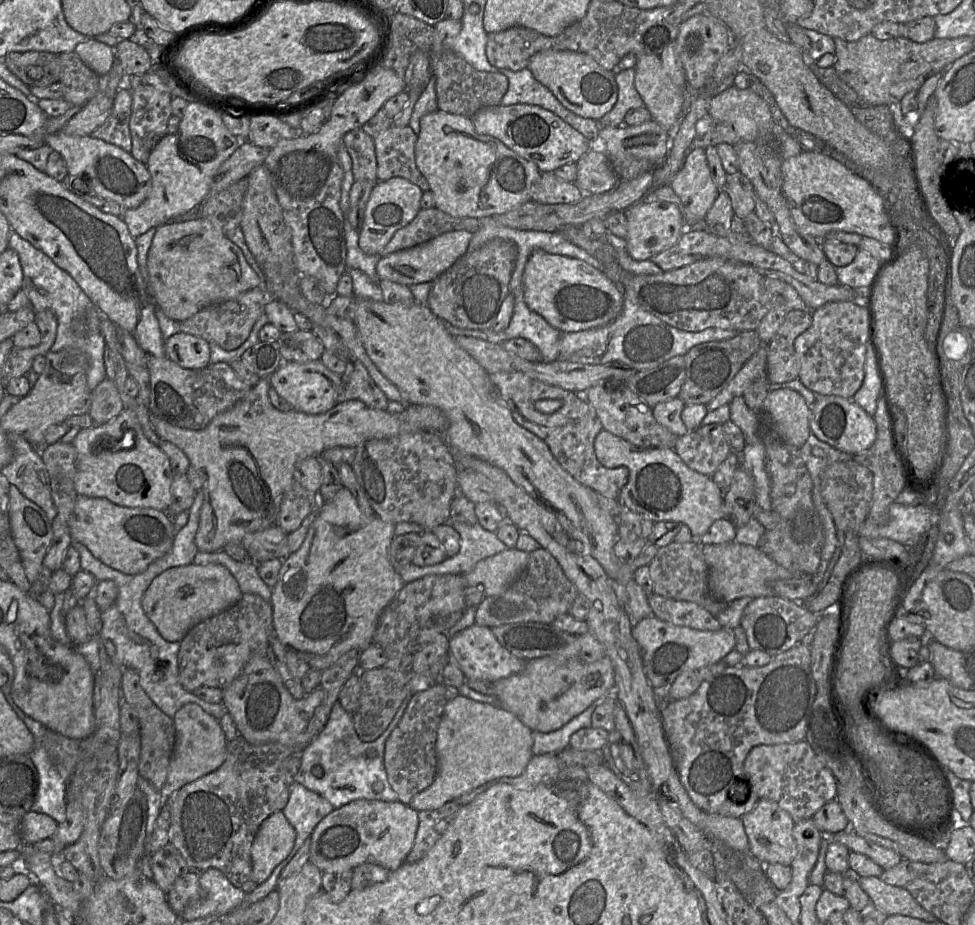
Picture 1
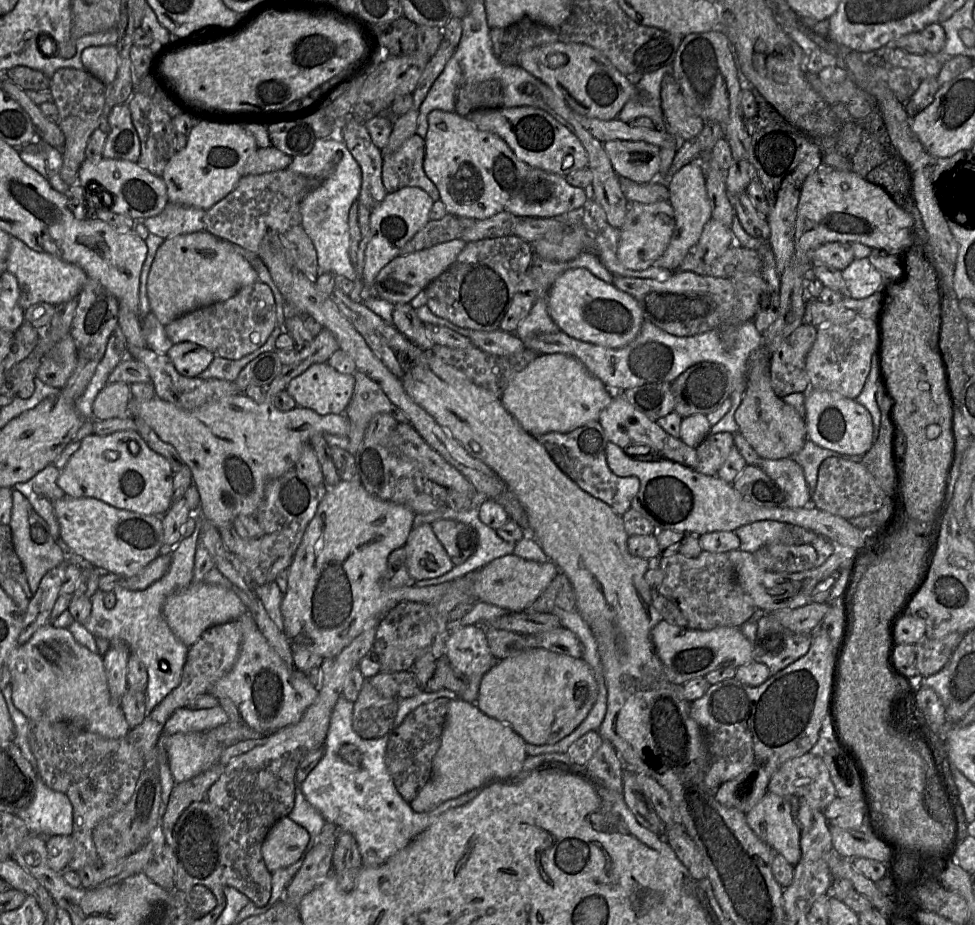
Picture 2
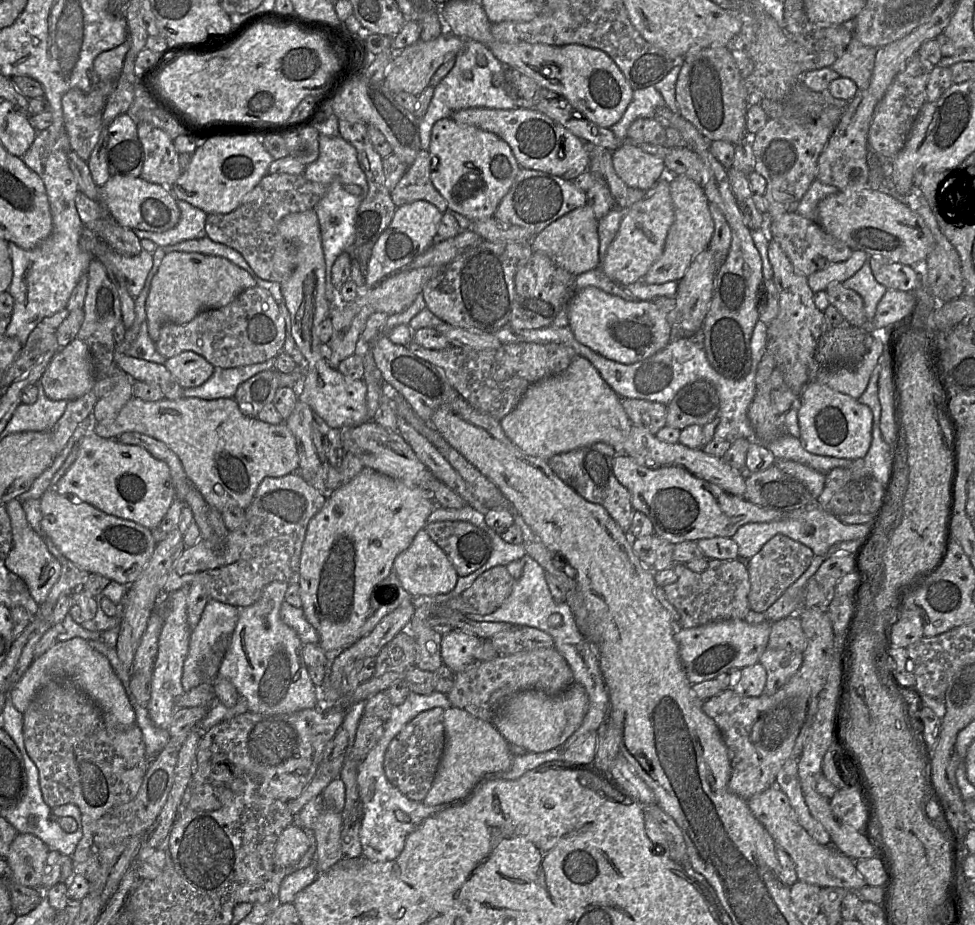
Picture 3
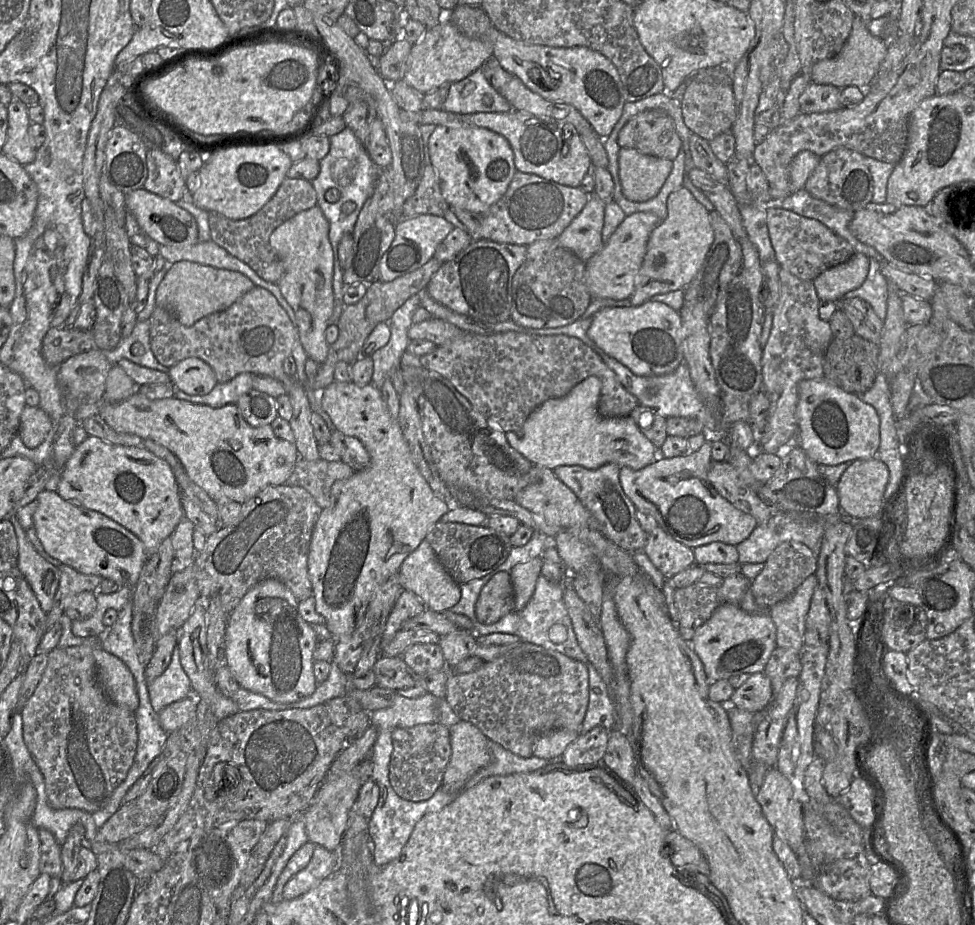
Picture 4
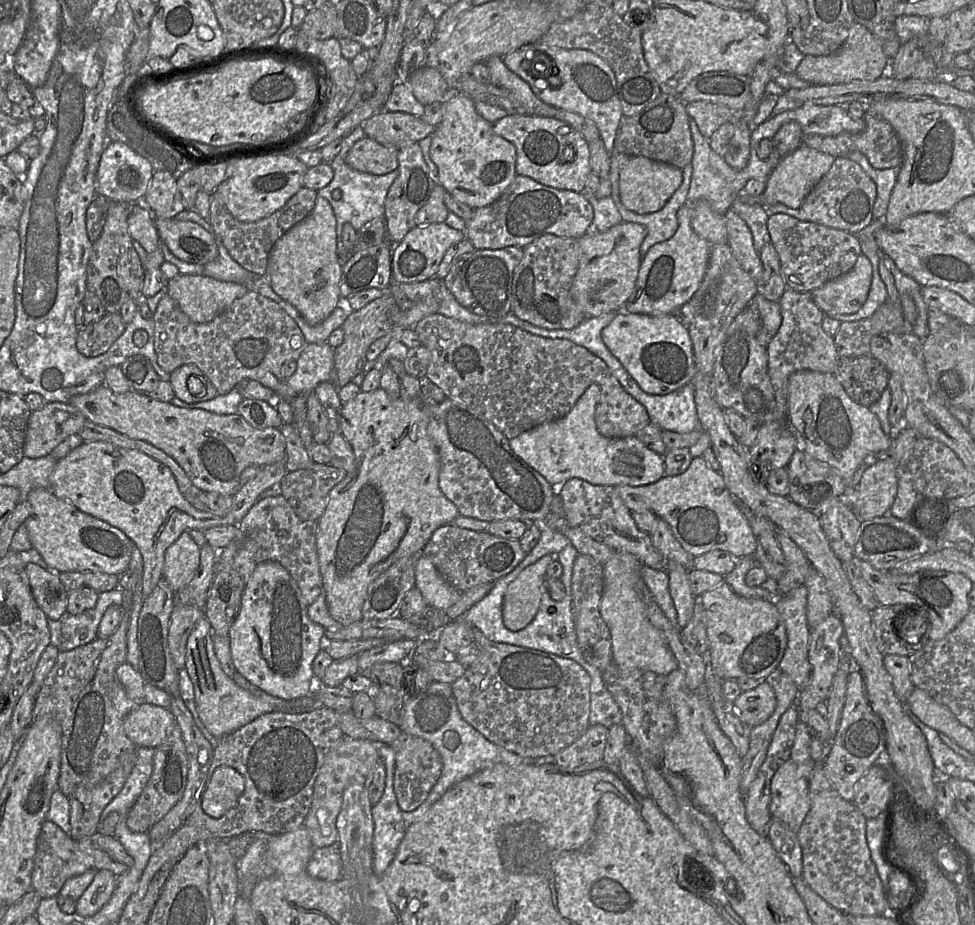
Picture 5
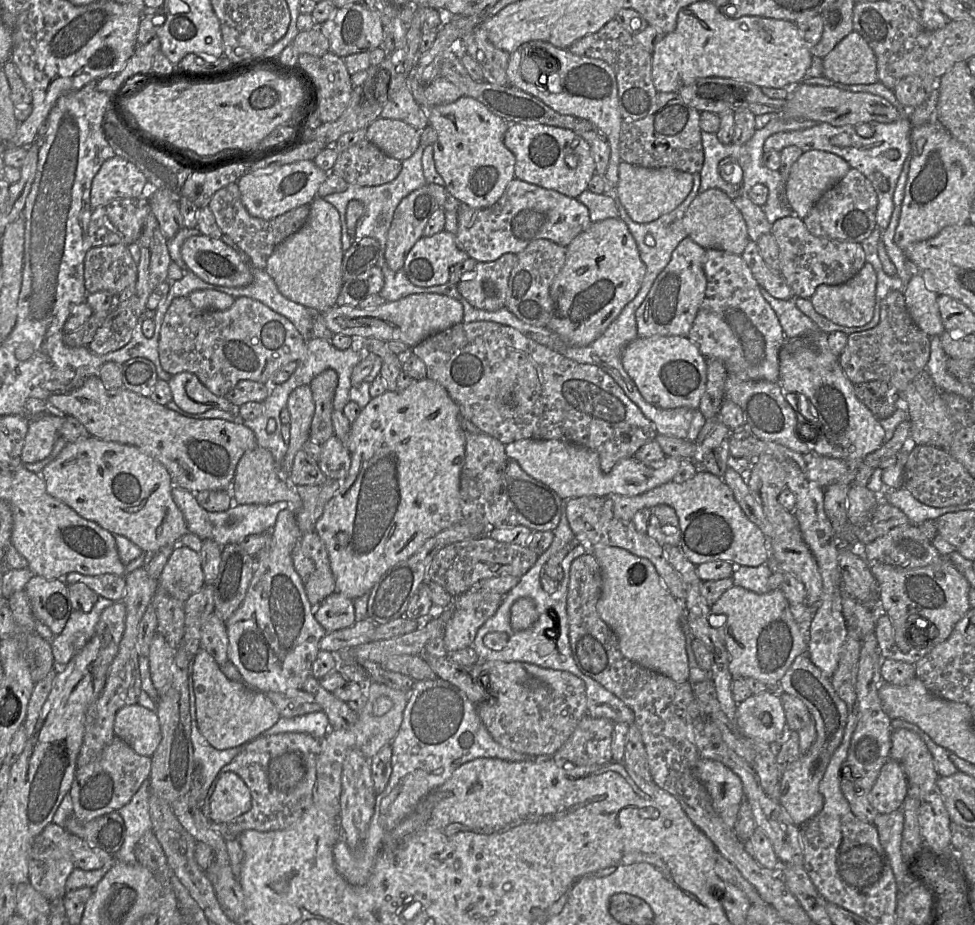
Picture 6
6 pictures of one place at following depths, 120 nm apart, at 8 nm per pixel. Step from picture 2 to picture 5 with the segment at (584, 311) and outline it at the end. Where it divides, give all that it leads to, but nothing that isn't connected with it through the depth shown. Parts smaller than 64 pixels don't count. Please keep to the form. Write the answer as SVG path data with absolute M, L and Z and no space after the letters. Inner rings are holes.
M620 312L602 330L601 337L609 351L648 394L674 392L690 384L697 373L688 330L675 314L651 316Z

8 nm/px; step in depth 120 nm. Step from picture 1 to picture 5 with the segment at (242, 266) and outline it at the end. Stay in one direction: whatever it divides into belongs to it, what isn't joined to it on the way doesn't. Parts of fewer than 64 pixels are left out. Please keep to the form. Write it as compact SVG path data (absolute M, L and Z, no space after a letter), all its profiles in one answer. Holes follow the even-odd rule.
M179 273L167 283L167 294L195 323L212 321L247 291L242 284L203 275Z

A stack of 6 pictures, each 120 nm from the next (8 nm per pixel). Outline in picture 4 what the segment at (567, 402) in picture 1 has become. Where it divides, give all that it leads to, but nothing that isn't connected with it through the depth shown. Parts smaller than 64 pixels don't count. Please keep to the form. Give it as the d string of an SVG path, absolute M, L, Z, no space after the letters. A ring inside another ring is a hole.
M607 463L597 469L579 465L559 466L553 471L570 488L590 513L589 528L600 532L607 540L630 553L643 551L648 534L635 517L637 508L624 493L619 480L620 467Z

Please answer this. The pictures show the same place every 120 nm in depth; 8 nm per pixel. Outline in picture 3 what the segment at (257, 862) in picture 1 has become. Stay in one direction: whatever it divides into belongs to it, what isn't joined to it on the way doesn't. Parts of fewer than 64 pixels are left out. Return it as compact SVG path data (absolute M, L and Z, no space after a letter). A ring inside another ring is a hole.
M294 823L286 827L279 836L275 851L275 868L297 863L310 847L310 840L304 830Z

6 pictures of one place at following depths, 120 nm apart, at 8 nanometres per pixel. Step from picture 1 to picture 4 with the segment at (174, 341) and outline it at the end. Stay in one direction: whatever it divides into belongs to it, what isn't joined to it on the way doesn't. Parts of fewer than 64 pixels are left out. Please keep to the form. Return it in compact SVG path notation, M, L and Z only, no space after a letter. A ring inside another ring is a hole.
M188 357L169 368L172 384L189 395L205 395L217 384L213 369L202 359Z

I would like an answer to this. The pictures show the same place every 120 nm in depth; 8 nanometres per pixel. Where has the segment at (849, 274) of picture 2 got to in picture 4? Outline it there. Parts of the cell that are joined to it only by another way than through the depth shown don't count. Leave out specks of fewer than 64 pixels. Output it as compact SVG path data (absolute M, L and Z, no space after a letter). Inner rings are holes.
M870 258L870 267L865 282L857 289L848 292L845 297L858 297L868 302L877 316L884 322L887 315L889 281L881 273L880 262Z

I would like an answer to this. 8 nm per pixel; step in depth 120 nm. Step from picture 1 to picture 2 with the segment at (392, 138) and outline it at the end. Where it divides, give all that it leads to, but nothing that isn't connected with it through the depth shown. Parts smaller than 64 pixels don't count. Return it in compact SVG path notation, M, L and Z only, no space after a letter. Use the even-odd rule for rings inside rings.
M414 134L395 152L383 156L382 181L387 193L393 193L404 187L419 187L433 201L441 200L435 184L426 176L423 161L425 141Z

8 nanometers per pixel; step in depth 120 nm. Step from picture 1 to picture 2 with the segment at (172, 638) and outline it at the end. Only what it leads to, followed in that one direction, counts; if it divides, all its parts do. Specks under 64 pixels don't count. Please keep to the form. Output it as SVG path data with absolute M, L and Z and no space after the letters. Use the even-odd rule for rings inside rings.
M205 581L192 582L188 587L171 594L162 607L162 614L170 629L188 648L208 628L237 620L246 612L246 605L232 589Z

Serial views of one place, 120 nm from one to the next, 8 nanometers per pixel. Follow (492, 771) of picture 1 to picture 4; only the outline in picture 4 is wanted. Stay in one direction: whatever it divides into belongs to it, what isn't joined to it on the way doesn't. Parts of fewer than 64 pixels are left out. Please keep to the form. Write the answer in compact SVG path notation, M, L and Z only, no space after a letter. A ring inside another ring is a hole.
M460 720L449 728L451 757L442 789L462 791L466 781L491 761L489 739L474 724Z

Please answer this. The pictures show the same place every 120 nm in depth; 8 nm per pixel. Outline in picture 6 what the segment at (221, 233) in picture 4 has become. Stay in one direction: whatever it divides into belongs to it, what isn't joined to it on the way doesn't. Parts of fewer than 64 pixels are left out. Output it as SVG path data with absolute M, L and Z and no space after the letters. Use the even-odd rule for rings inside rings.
M231 183L218 190L213 195L209 208L222 233L230 237L258 269L266 268L268 258L275 248L305 224L310 212L310 205L302 205L271 220L253 217L242 203L237 183Z

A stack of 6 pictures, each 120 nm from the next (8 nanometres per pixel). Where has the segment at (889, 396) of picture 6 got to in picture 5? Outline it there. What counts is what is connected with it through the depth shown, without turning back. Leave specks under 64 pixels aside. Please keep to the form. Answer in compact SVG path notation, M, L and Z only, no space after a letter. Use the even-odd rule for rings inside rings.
M870 354L839 358L834 375L853 401L869 408L888 388L890 373L880 360Z

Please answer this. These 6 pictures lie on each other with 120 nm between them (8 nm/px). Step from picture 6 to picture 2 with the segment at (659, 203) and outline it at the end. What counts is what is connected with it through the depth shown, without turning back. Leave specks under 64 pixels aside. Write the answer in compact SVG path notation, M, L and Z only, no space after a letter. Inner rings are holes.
M612 140L603 143L603 148L619 177L637 183L650 183L659 178L658 146L642 141Z

